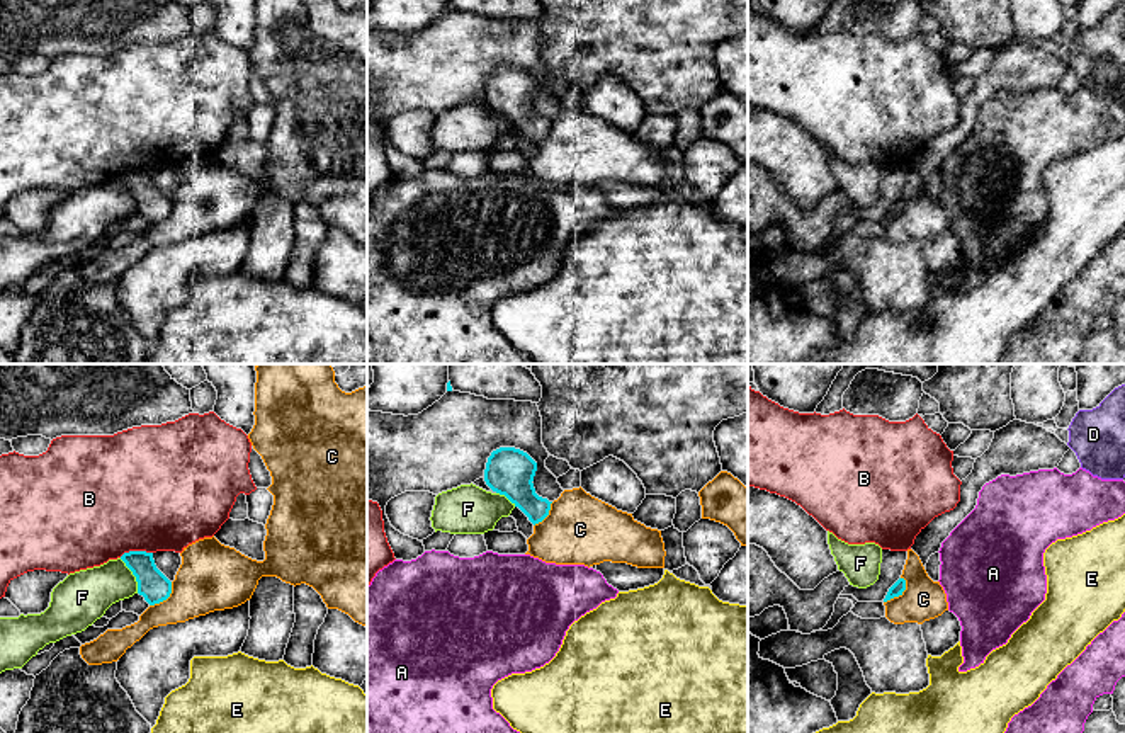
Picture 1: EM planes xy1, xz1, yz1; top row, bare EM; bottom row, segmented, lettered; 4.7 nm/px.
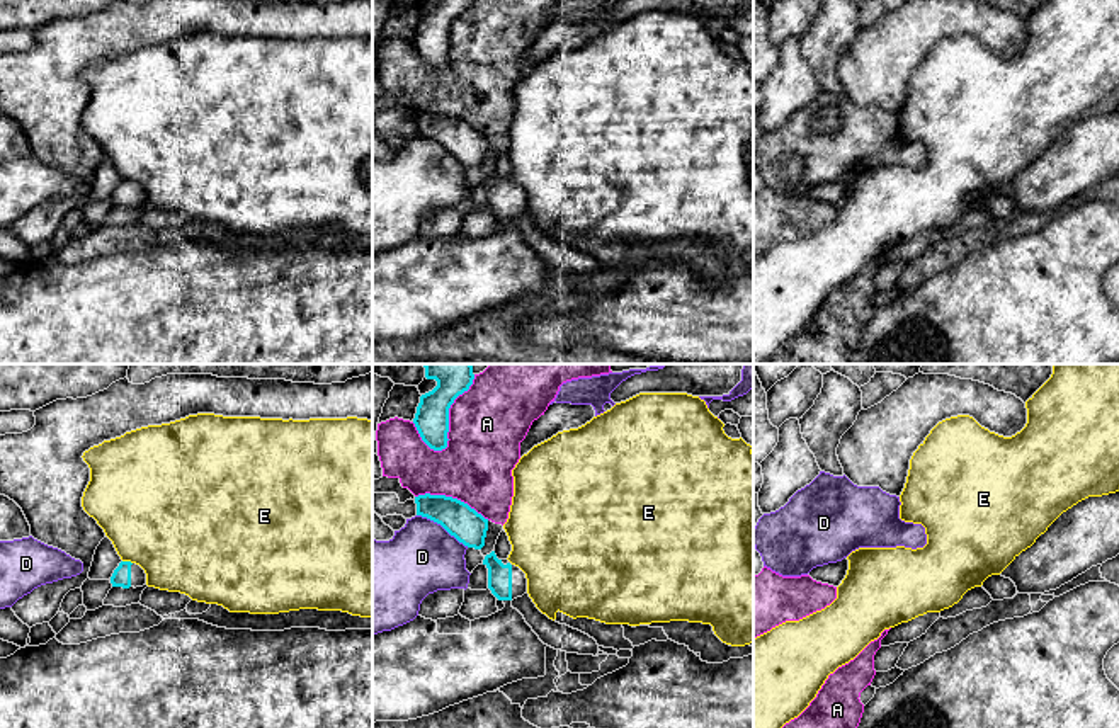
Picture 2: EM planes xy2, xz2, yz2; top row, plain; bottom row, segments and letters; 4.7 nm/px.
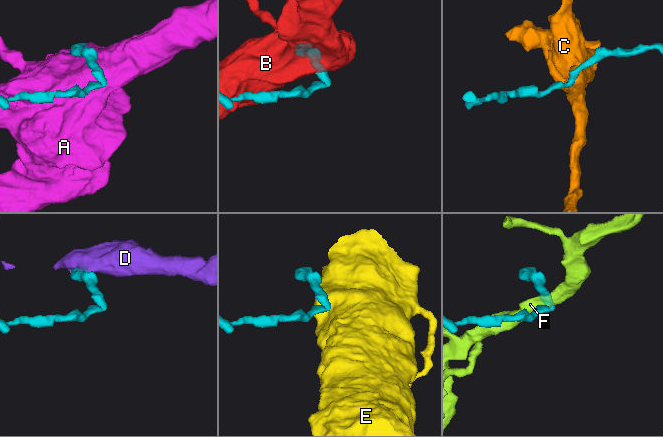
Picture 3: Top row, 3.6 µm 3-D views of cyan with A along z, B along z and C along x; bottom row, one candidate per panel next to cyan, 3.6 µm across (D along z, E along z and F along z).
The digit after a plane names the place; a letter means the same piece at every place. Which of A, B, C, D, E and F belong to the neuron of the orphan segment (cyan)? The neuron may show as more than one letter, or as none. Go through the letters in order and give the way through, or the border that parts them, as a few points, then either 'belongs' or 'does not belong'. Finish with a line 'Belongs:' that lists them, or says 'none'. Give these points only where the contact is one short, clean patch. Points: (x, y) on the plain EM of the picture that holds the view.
A: does not belong
B: does not belong
C: does not belong
D: does not belong
E: border xy2 (123, 179), (131, 182); does not belong
F: border xy1 (119, 177), (135, 196), (138, 211); does not belong
Belongs: none

